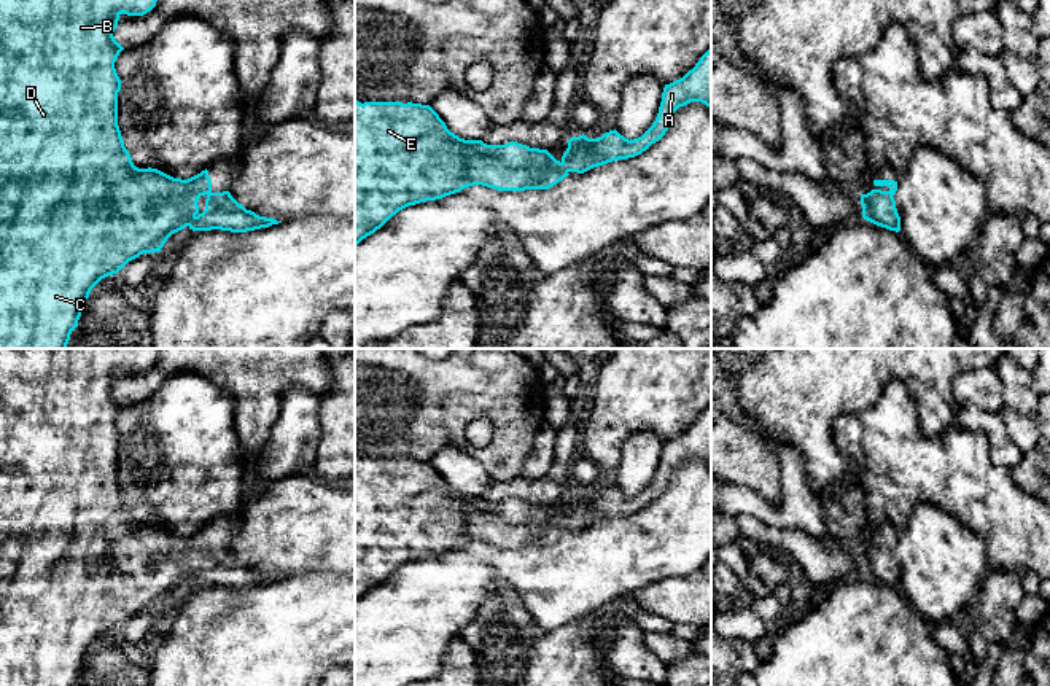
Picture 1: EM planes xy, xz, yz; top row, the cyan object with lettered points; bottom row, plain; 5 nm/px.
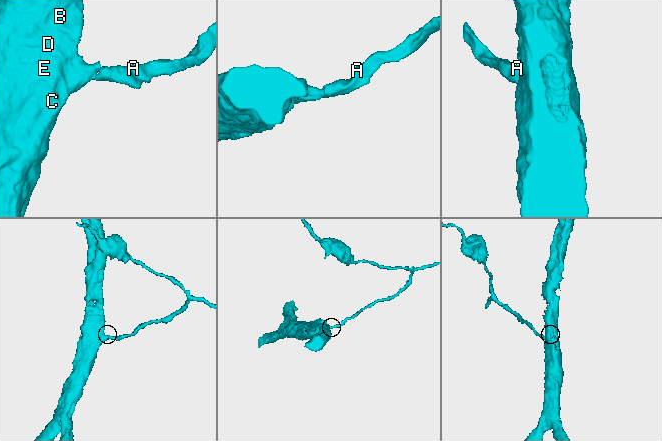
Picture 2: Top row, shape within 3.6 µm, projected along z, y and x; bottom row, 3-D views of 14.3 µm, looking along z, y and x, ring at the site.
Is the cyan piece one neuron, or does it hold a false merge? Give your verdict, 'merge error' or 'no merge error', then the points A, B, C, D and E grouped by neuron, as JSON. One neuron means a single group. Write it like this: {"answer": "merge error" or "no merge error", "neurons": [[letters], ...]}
{"answer": "no merge error", "neurons": [["A", "B", "C", "D", "E"]]}

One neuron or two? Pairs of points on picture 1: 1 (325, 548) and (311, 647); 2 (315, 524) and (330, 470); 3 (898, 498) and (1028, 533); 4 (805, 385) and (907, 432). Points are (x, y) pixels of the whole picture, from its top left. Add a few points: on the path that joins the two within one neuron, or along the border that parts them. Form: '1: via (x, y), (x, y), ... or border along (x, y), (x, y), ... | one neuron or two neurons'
1: border along (338, 572), (296, 572), (285, 578) | two neurons
2: border along (314, 471), (331, 484) | two neurons
3: via (929, 491), (974, 491), (996, 510) | one neuron
4: border along (885, 384), (871, 405), (832, 422), (834, 438) | two neurons

